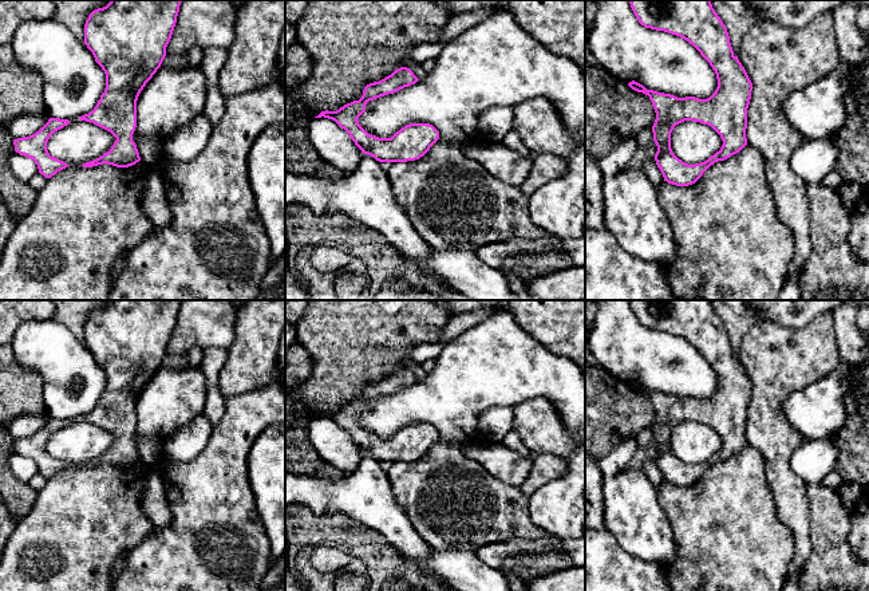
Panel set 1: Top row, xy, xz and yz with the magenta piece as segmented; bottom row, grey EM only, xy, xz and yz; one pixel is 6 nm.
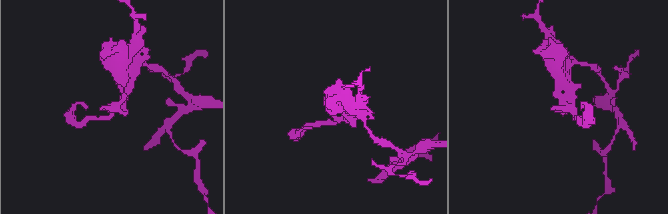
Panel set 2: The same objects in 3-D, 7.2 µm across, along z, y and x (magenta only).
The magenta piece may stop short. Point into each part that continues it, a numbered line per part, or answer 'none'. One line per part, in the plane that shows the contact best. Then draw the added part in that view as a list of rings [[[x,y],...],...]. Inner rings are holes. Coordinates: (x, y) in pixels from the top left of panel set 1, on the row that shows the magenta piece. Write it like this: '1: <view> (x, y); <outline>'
none

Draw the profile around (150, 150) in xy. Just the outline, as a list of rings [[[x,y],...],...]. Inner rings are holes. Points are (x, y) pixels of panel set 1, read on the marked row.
[[[154,139],[141,141],[138,142],[137,149],[141,161],[147,166],[153,166],[162,154],[163,142],[158,142]]]

